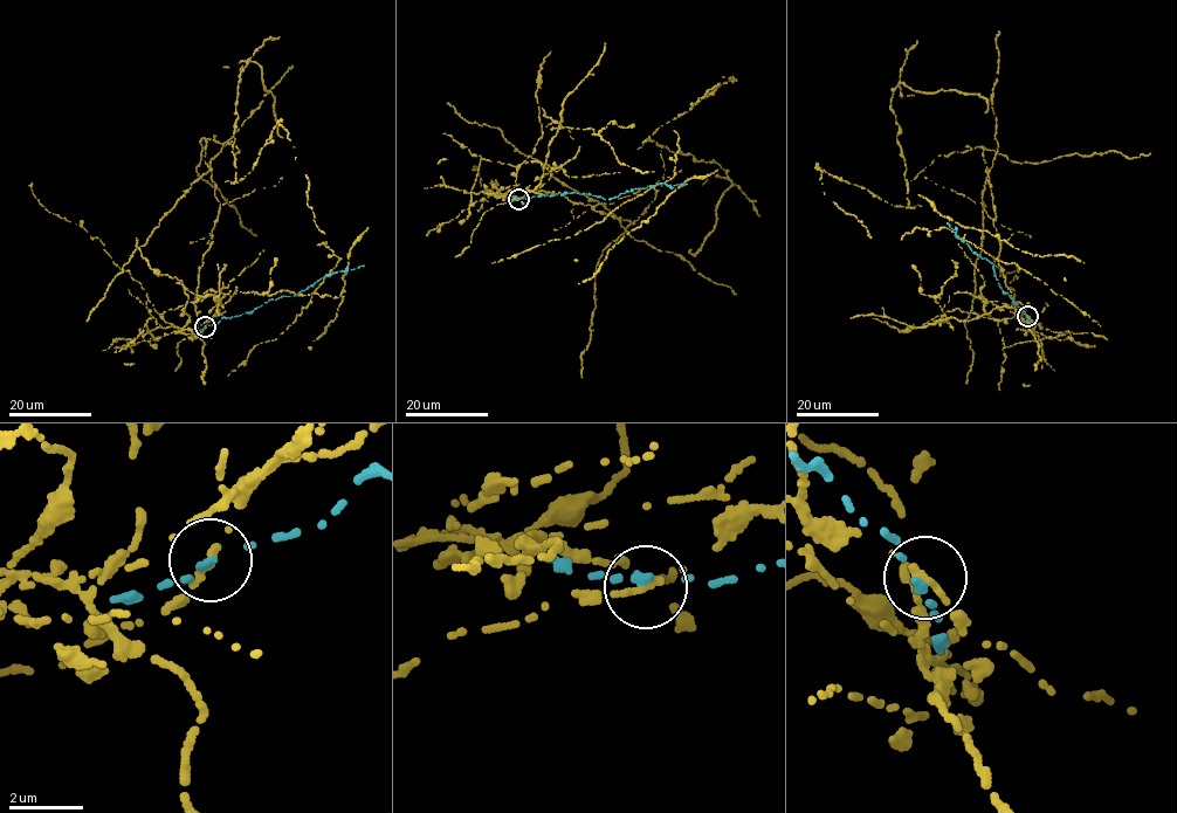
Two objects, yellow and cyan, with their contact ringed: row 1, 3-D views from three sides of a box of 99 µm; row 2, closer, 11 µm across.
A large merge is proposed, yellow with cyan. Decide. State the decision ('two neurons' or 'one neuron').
two neurons

